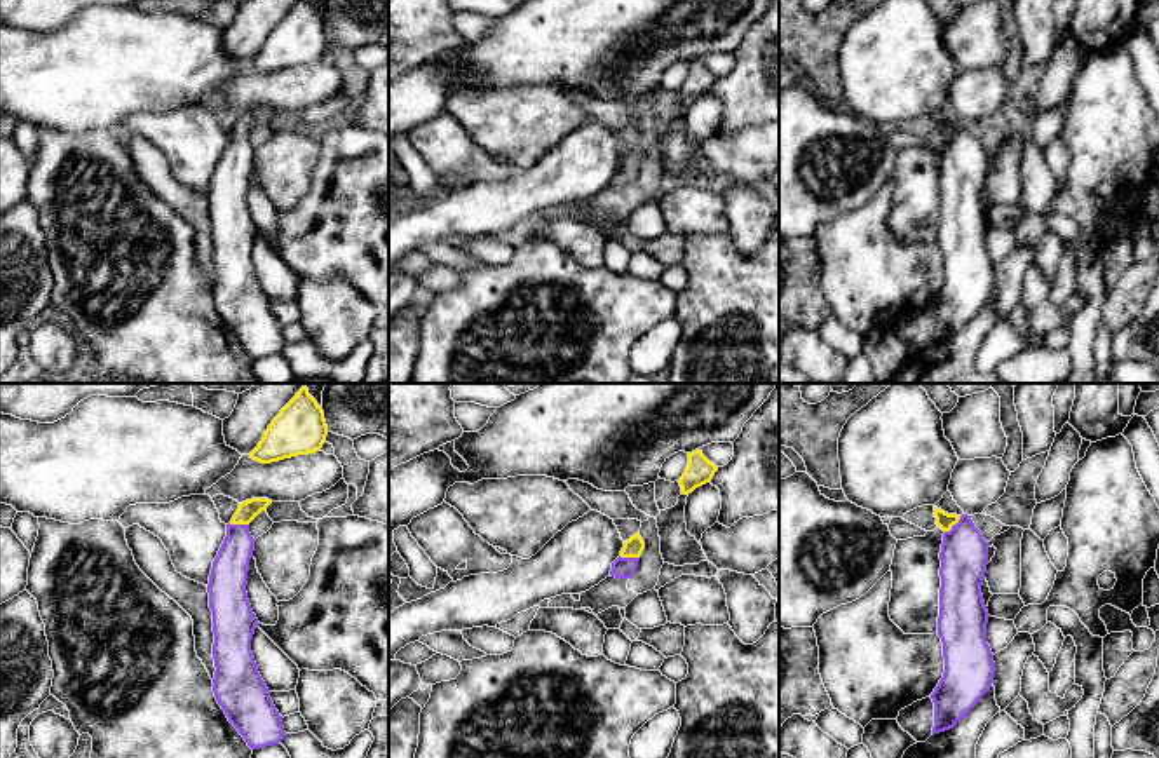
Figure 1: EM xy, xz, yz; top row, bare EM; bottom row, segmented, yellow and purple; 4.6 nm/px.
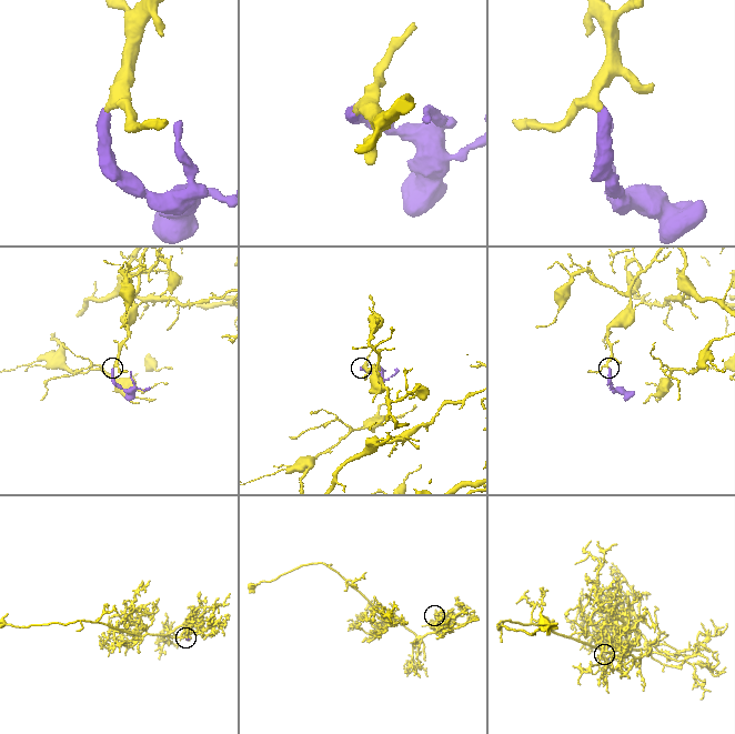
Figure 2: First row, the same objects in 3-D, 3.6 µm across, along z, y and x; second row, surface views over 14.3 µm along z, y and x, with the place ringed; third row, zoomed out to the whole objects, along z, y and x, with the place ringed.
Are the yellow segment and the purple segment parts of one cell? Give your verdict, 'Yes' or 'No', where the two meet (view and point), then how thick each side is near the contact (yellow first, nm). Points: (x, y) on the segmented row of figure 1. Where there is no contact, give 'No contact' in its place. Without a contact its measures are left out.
Yes. Touches yellow at yz (954, 523). Thickness 80 nm (yellow) against 220 nm

